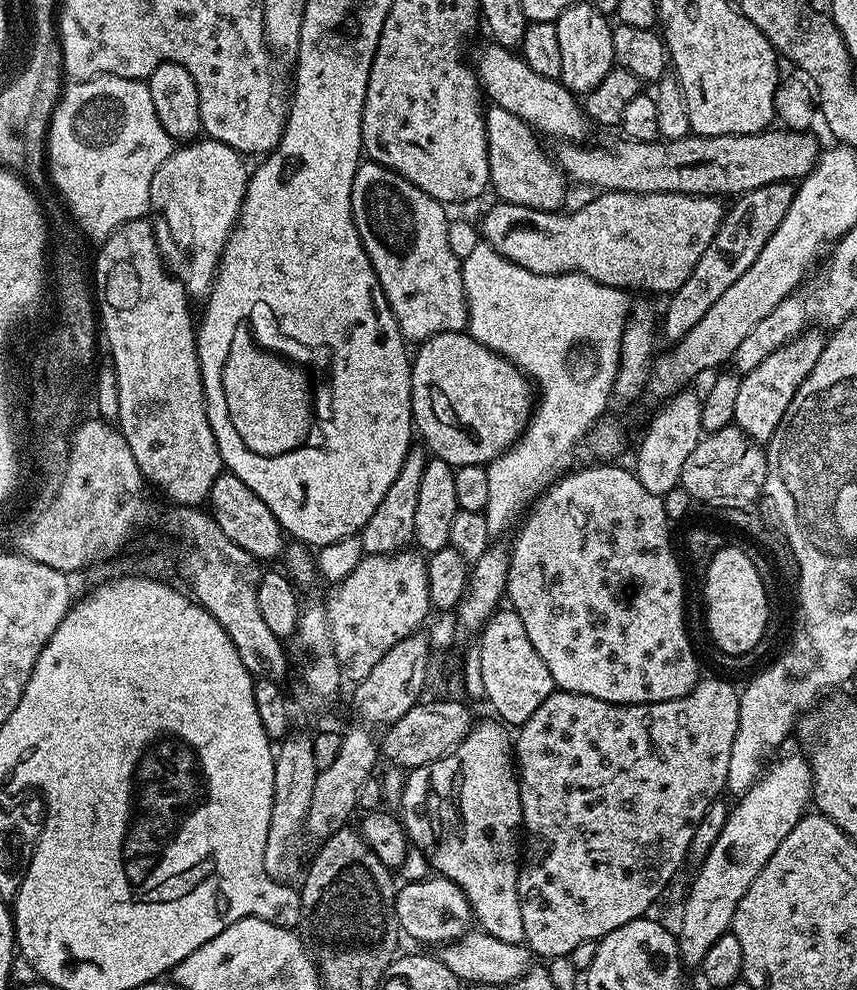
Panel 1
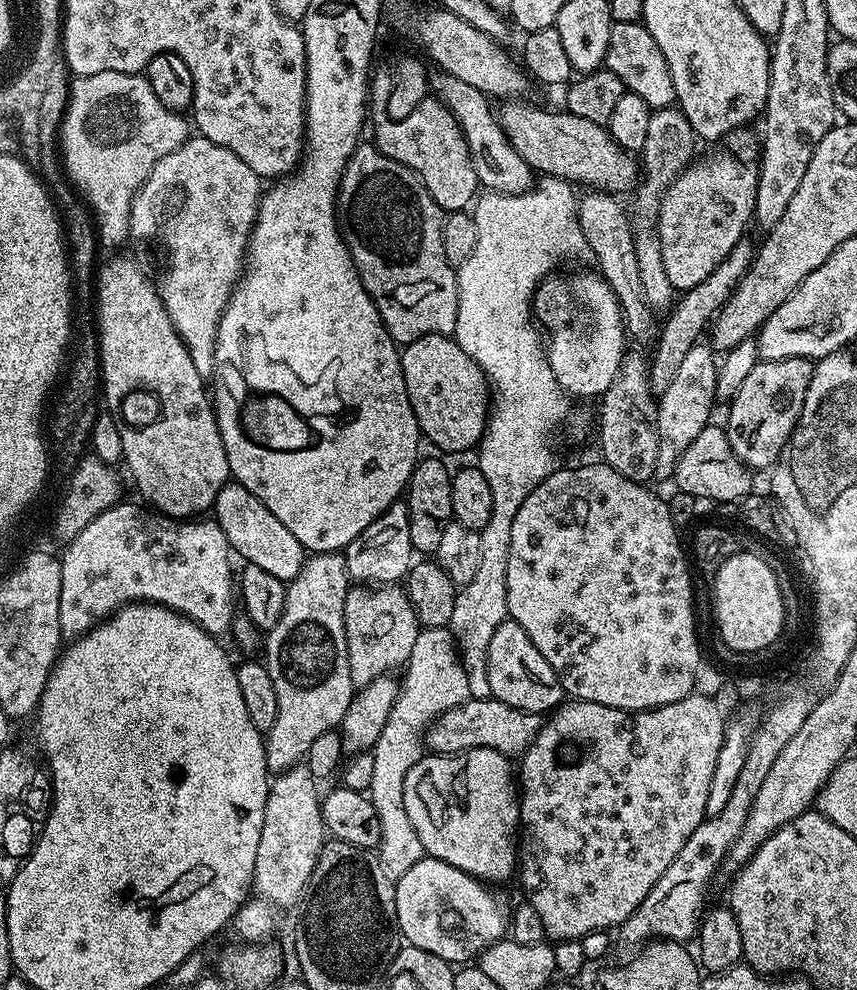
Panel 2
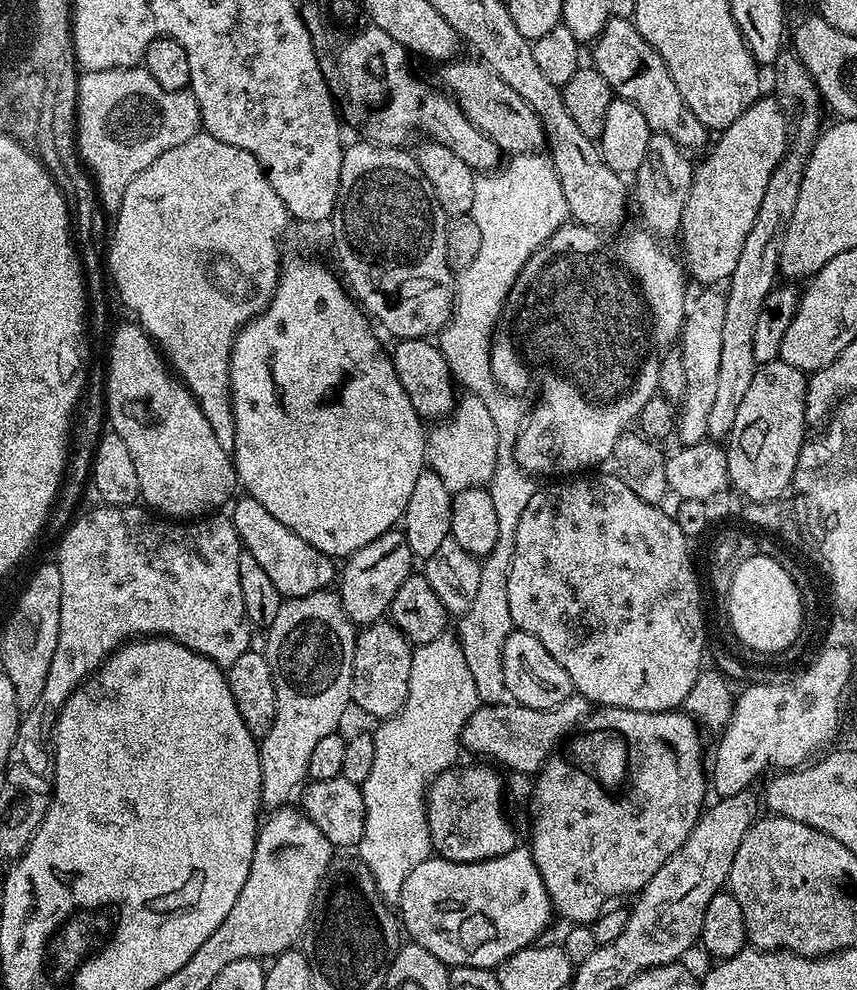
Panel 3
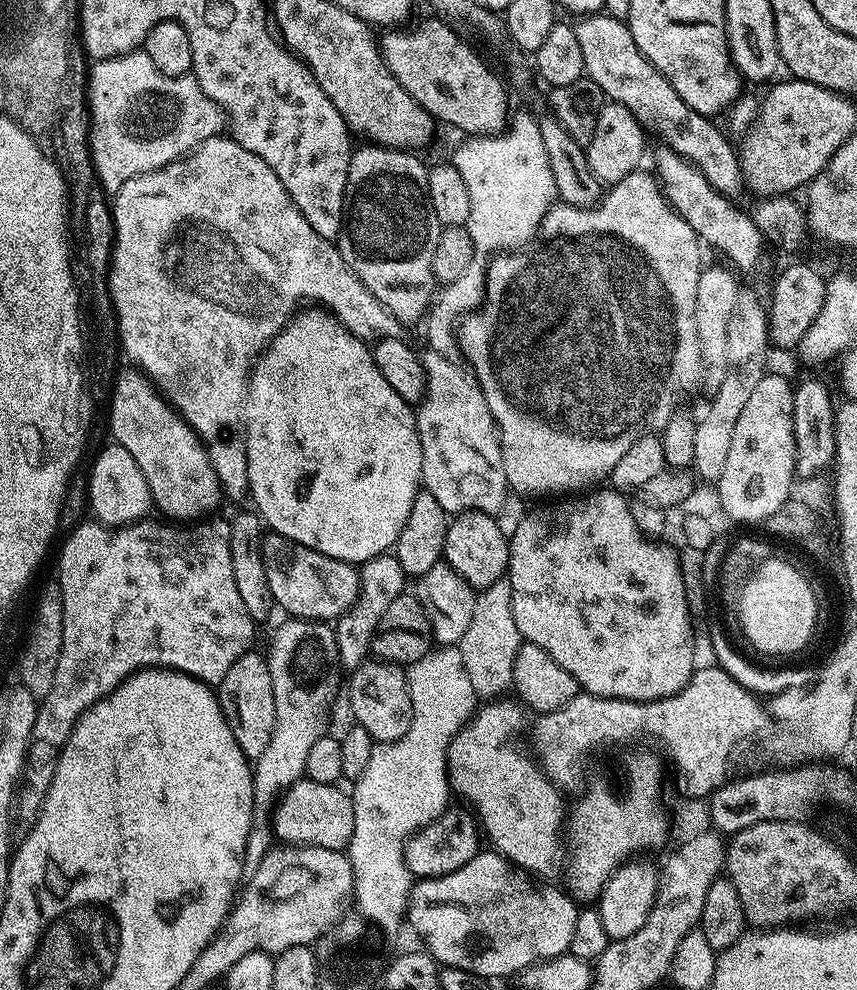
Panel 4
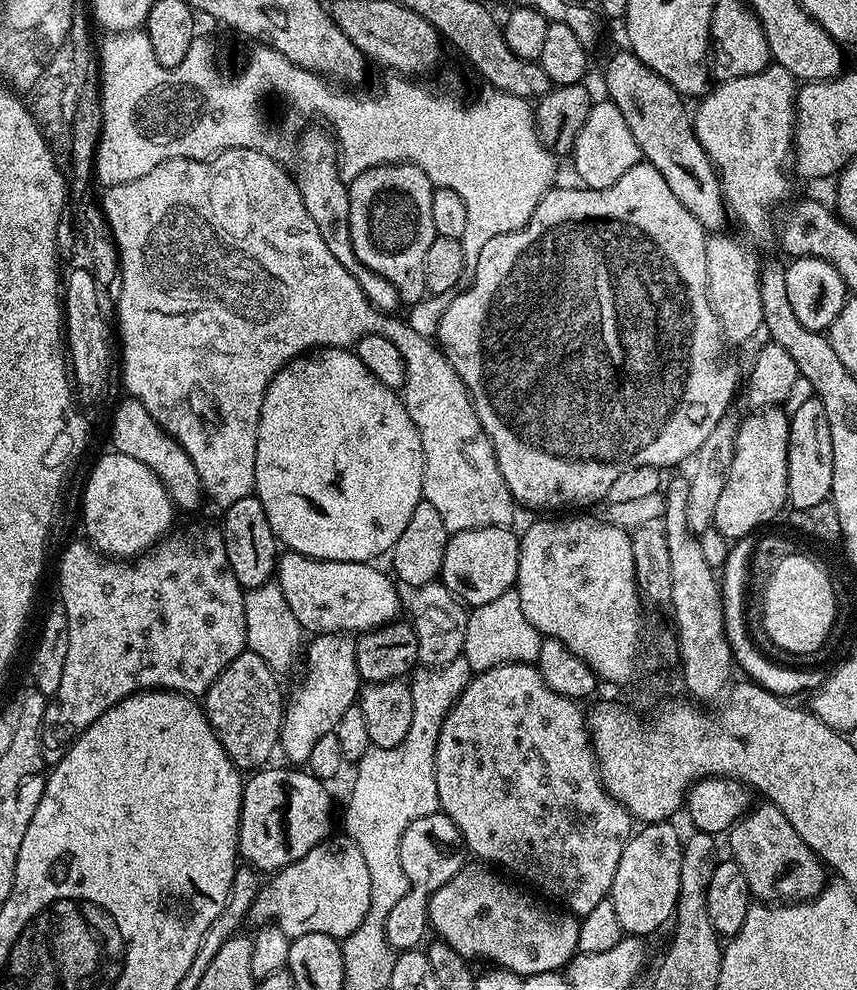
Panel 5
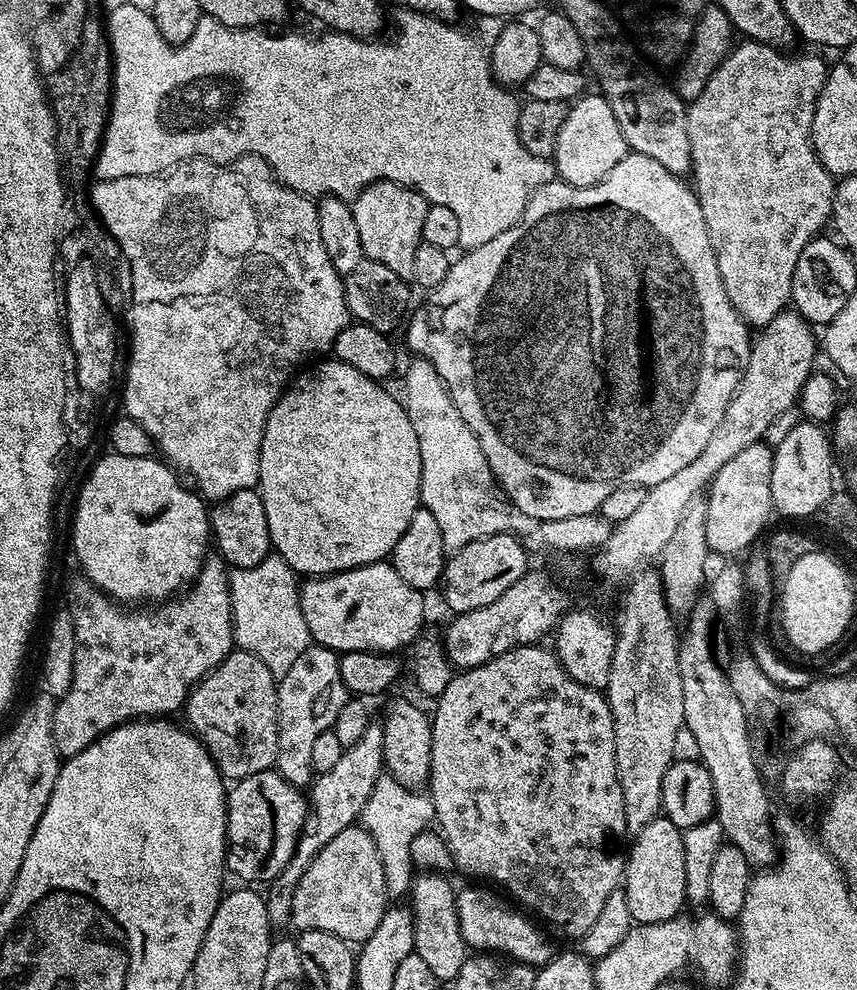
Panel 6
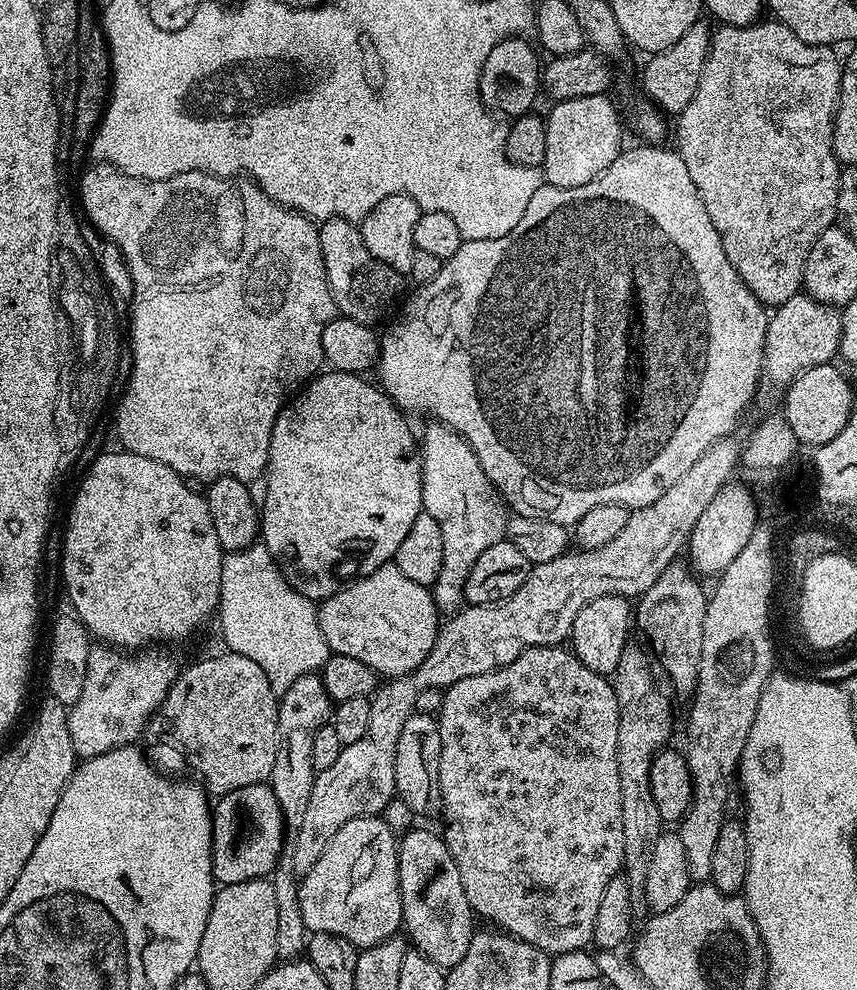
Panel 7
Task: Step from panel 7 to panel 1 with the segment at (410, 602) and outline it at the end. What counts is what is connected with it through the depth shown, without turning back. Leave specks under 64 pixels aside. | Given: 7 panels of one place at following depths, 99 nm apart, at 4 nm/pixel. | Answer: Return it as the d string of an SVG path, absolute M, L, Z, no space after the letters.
M227 470L221 471L208 494L207 503L212 504L210 515L218 522L222 534L226 534L230 542L238 542L238 546L256 557L257 561L265 562L281 555L286 544L285 533L274 514L270 514L266 502L262 502L262 498L258 498L258 494L254 494L254 490L242 482L242 478Z

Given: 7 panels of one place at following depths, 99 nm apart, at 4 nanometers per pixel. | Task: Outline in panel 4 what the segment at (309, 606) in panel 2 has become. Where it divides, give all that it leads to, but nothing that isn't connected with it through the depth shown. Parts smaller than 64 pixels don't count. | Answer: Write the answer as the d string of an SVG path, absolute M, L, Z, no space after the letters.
M285 619L285 624L276 628L272 645L266 651L270 686L274 686L274 734L270 746L254 761L252 770L252 828L246 838L244 851L243 879L254 876L262 858L274 847L274 833L271 828L271 815L278 797L291 784L304 776L306 757L310 746L325 735L324 719L328 707L336 696L336 687L341 687L342 669L338 663L340 655L336 649L336 633L328 622Z

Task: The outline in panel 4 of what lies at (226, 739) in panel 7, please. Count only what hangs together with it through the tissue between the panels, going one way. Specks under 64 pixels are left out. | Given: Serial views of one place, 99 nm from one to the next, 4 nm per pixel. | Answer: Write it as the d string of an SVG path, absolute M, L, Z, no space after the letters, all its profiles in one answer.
M250 650L226 670L226 678L218 686L220 708L228 723L232 725L234 738L242 748L249 761L256 761L270 746L270 738L274 734L274 686L270 686L270 670L267 659L256 650Z

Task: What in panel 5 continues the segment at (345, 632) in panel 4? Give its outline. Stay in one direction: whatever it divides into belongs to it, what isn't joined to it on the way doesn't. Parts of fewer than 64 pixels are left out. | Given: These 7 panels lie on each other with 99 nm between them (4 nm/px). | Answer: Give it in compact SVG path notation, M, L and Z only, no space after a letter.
M330 632L327 634L316 634L311 637L312 640L307 641L306 651L303 653L302 662L304 658L304 677L300 680L300 685L297 686L296 689L293 690L292 696L287 697L285 706L284 706L284 721L282 722L282 726L280 727L280 743L278 745L279 751L282 753L284 751L284 756L289 765L292 766L304 766L307 765L308 759L310 758L310 750L318 743L318 738L322 738L322 734L330 734L331 732L335 732L336 727L338 726L338 718L342 718L342 714L346 714L346 710L350 710L356 703L360 694L360 689L362 687L362 681L360 679L360 675L358 674L358 658L356 657L356 642L355 639L351 635L341 634L339 632Z

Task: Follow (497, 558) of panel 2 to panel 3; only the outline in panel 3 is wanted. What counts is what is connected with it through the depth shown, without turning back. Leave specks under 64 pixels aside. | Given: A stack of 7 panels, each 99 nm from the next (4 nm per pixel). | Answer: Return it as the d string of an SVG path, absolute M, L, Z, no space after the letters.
M528 479L528 486L524 486L524 504L516 504L516 510L510 512L500 512L500 496L494 497L494 511L498 514L498 542L494 542L490 554L483 557L474 606L470 606L470 610L466 610L458 620L460 624L458 639L462 646L462 654L466 654L466 662L470 665L470 674L474 678L474 687L478 690L481 704L499 704L506 696L502 678L502 646L514 630L510 618L510 598L506 598L506 586L510 574L510 562L514 558L514 538L518 530L518 518L522 518L522 510L526 510L537 487L535 479Z

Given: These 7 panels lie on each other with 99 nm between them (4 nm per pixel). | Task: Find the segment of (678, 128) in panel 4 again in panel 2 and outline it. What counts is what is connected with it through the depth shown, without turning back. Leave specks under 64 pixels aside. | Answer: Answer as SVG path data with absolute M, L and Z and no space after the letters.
M640 22L613 23L610 30L610 46L604 59L607 71L618 74L622 78L627 91L638 94L642 102L653 110L670 108L676 104L674 78L670 78L670 66L666 66L666 58L662 58L662 50L658 50L658 42L654 42L654 34L644 28Z

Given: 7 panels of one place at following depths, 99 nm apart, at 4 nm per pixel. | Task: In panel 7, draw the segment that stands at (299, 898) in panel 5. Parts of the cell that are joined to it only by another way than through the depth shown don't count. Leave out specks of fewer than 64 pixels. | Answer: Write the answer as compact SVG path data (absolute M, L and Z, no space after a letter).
M379 815L356 817L346 822L337 834L330 838L329 845L322 851L318 862L298 884L302 918L309 933L325 932L338 938L346 938L357 950L373 947L383 940L395 937L404 922L398 886L397 845L397 833L388 825L387 819Z

